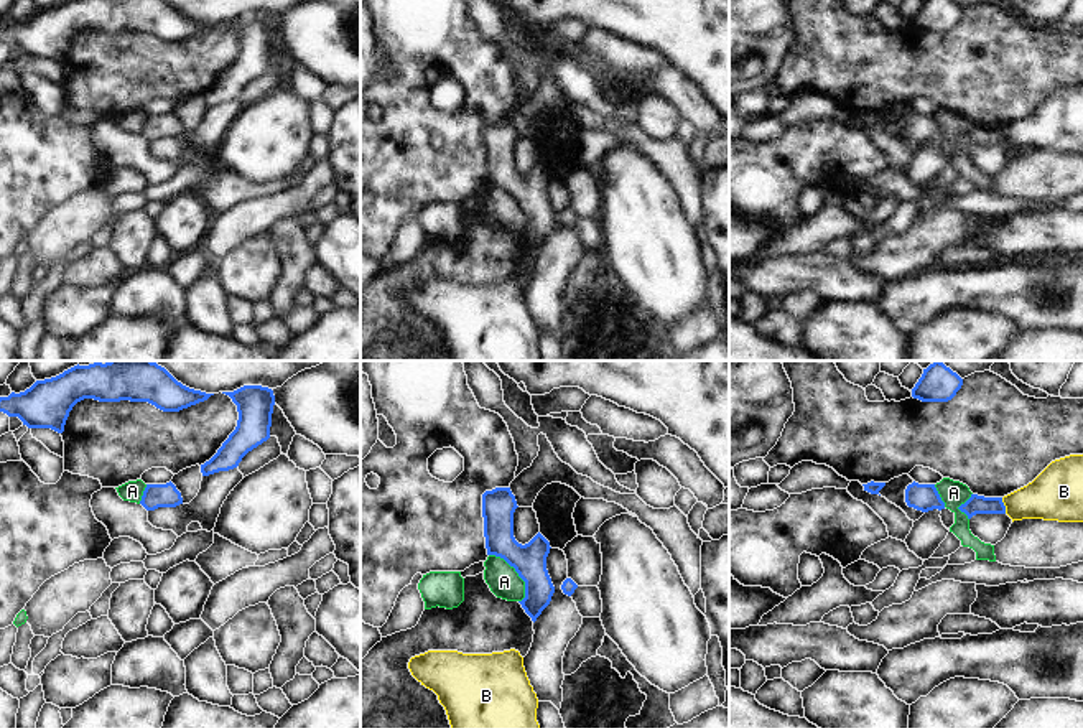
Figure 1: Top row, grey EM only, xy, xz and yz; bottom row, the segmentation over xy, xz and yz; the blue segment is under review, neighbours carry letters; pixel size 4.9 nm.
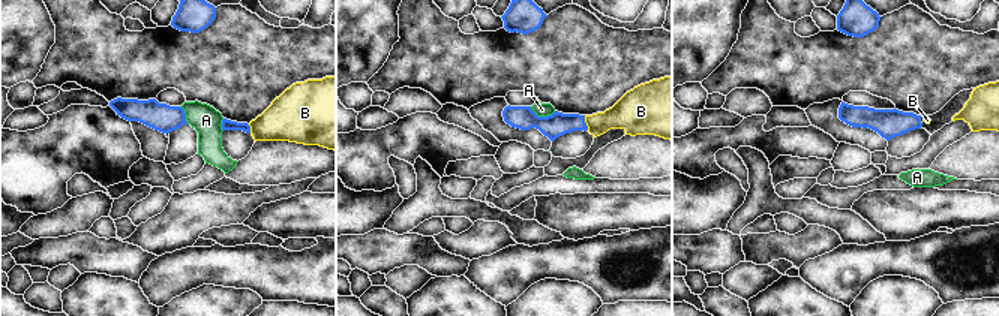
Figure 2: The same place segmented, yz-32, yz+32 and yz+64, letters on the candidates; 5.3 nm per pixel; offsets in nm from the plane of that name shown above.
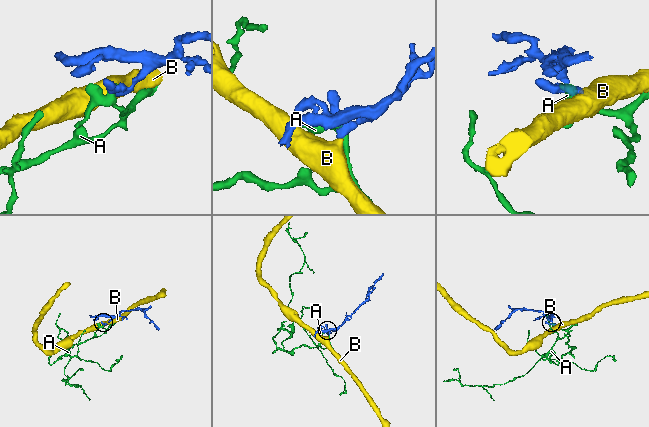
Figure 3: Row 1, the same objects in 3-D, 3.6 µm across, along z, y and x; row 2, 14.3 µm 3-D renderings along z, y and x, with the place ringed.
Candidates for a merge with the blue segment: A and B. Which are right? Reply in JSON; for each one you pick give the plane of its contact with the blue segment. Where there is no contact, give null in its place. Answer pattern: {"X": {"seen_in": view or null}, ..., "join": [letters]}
{"join": []}

